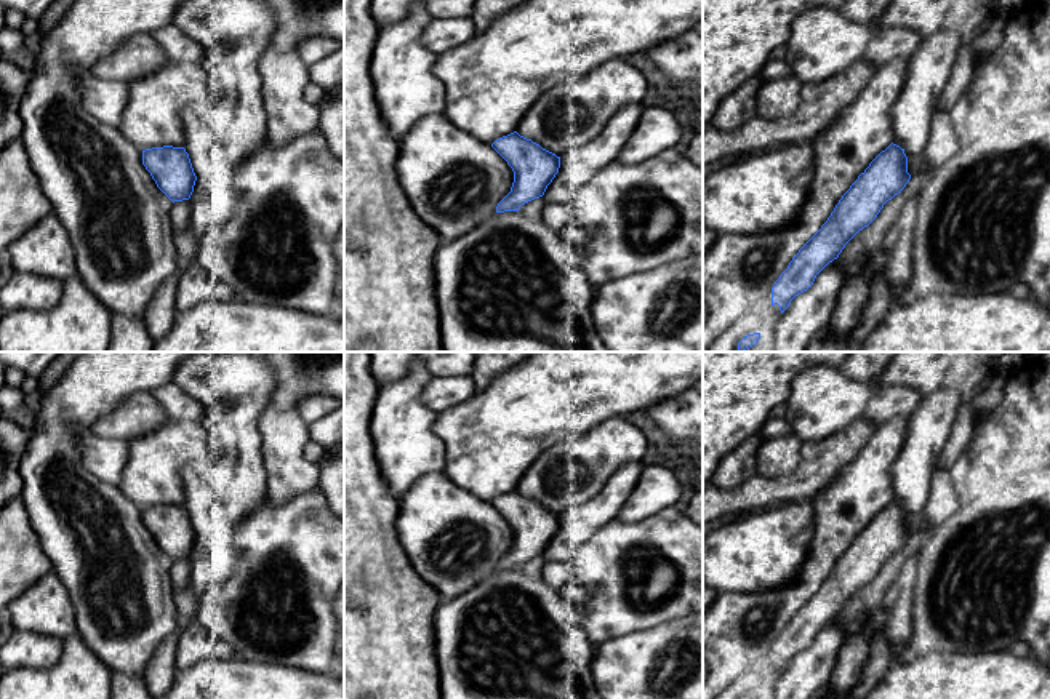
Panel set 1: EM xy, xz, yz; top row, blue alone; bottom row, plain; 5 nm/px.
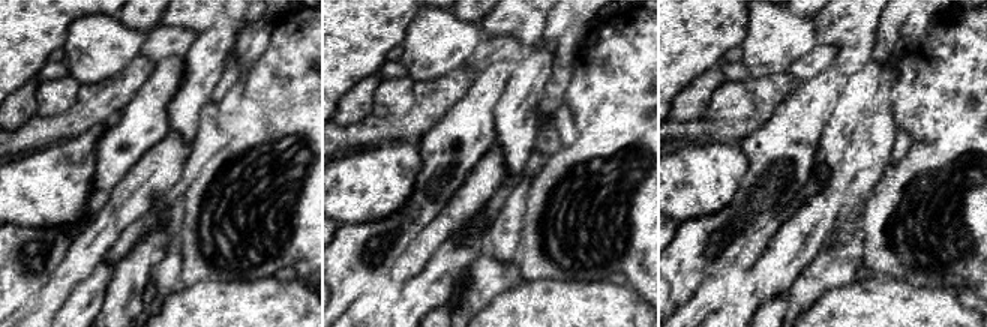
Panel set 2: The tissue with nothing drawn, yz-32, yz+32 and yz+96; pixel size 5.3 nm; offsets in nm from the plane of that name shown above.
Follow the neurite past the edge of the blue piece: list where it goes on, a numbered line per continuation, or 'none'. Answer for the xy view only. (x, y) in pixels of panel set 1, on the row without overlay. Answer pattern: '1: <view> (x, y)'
none

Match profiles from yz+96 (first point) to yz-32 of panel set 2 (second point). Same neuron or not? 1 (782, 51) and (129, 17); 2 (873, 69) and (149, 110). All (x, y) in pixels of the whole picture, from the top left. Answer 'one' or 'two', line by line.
1: two
2: two

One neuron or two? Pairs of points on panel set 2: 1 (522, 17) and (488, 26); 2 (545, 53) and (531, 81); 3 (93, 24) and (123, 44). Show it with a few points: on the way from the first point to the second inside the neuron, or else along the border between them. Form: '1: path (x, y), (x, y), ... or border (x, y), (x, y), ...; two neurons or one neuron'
1: path (513, 17), (497, 23); one neuron
2: path (543, 60), (543, 68), (539, 74); one neuron
3: path (101, 32), (116, 44); one neuron

